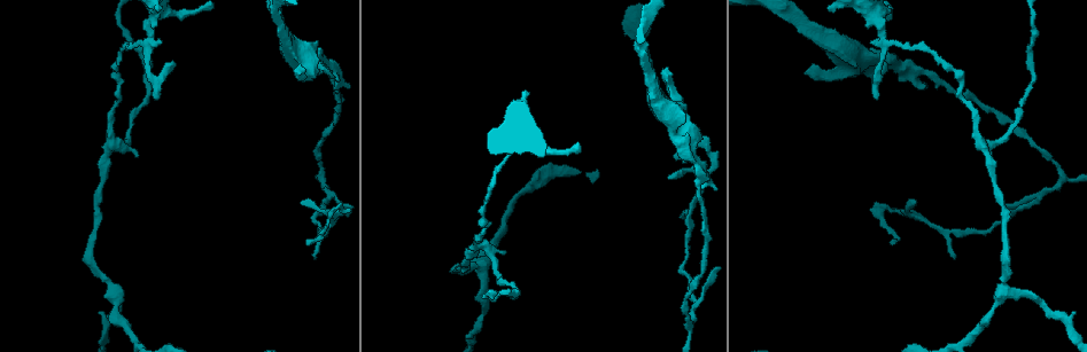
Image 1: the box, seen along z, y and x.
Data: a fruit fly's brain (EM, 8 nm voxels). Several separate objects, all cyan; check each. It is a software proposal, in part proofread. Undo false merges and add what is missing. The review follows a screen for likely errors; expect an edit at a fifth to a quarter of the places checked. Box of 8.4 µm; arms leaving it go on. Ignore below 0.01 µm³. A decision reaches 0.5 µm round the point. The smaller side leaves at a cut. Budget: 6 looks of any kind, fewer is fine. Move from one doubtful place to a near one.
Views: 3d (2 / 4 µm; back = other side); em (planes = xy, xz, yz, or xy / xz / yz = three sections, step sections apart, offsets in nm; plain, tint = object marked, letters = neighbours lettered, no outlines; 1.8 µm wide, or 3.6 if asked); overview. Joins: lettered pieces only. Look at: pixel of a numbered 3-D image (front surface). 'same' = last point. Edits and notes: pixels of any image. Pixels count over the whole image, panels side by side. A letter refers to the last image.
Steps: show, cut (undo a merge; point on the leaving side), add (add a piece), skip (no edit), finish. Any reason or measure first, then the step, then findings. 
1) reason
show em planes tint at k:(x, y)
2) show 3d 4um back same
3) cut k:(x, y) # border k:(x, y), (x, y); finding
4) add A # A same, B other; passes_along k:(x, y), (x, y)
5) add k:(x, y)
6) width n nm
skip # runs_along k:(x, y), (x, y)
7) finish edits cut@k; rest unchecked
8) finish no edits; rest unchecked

narrows sharply
show em planes letters at 1:(323, 177)

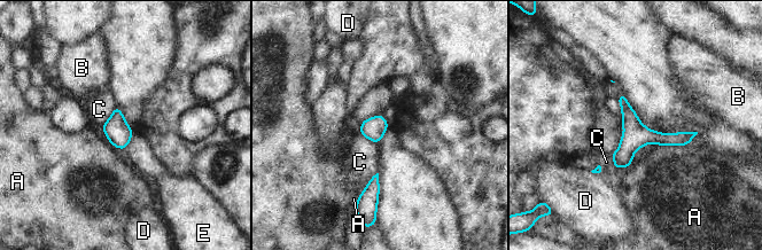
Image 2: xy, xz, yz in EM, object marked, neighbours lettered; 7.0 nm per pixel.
skip # A other, B other, C other, D other, E other; runs_along 2:(691, 134), (640, 138), (616, 163); continuous, no second neuron

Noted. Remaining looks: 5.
sharp bend
show 3d 4um at 1:(149, 41)

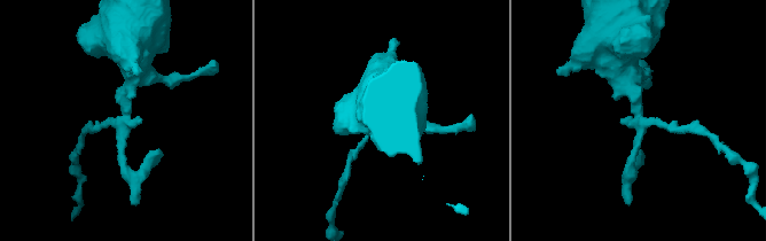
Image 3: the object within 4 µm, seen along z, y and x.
arms 3; now the EM
show em planes tint at 3:(635, 119)

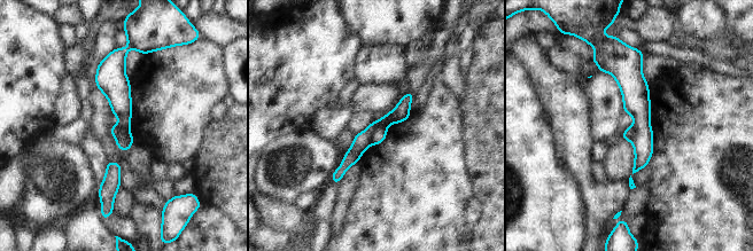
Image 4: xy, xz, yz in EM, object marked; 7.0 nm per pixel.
see the neighbours
show em planes letters same

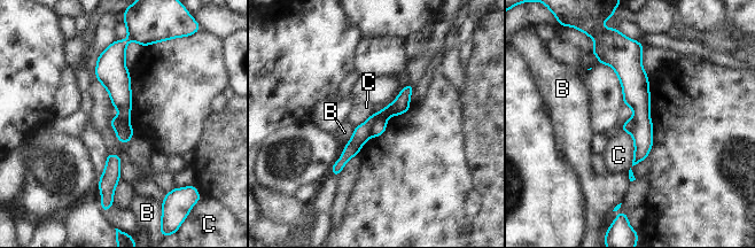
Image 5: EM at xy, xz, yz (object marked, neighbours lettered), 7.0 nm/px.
cut 5:(379, 126) # B other, C other; part_leaving 5:(628, 51), (641, 106), (636, 160); two neurons meet here

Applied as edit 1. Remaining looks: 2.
free end
show em 3.6um planes tint at 1:(300, 75)

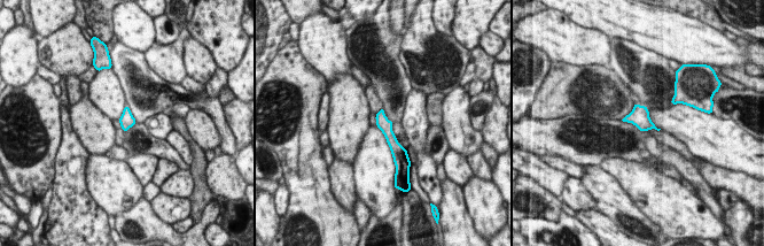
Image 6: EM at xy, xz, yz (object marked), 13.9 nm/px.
show em 3.6um planes letters same

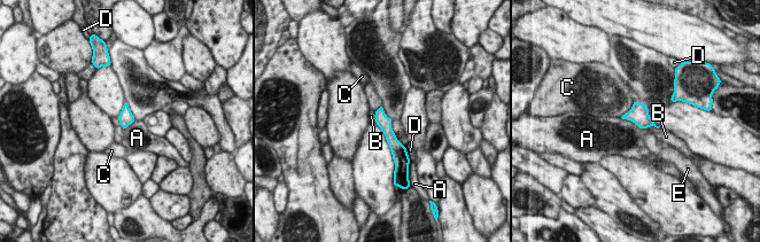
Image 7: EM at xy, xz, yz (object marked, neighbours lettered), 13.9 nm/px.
longest_contact A 380 nm
skip # A other, B other, C other, D other, E other; border 7:(621, 117), (645, 129); none of them fits

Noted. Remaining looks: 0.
finish edits cut@5; rest unchecked

